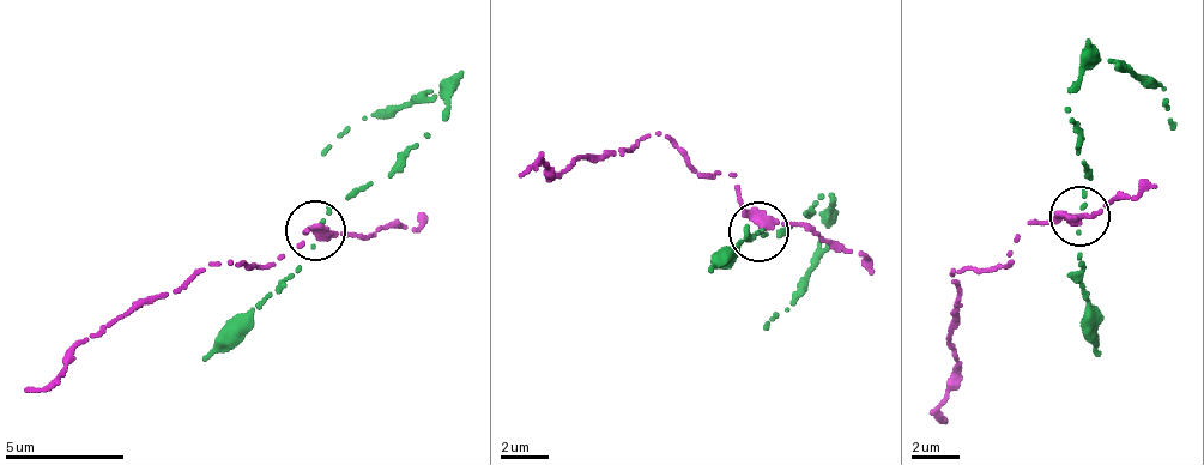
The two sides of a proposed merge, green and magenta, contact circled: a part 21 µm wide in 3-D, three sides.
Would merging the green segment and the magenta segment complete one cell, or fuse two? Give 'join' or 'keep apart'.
keep apart

